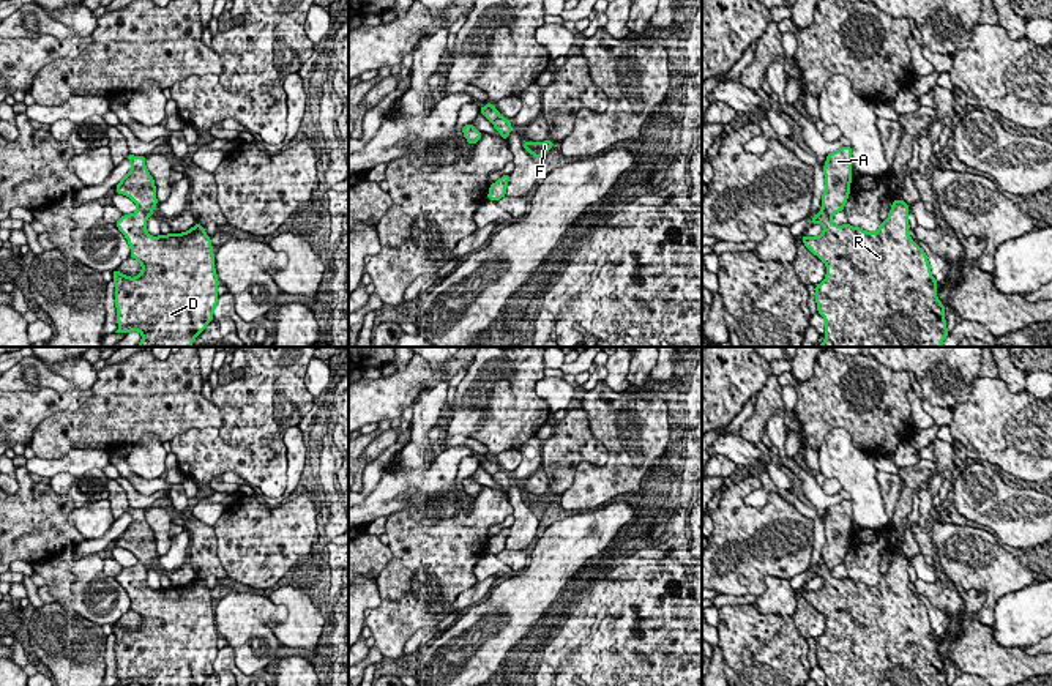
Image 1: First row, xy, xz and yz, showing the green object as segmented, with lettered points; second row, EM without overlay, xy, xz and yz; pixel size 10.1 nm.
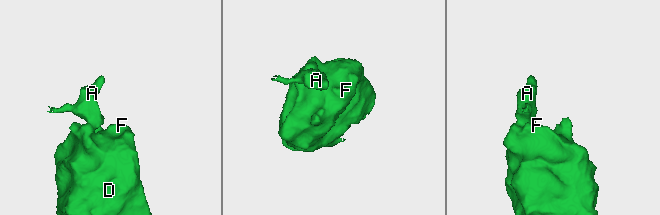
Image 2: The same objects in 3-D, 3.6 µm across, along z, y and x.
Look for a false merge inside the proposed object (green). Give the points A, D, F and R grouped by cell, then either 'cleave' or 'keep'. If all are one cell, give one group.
A / D F R | cleave

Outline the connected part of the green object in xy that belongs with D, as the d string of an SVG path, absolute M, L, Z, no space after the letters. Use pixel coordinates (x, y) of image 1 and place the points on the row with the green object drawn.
M140 210L123 214L115 226L126 237L131 254L142 265L142 271L136 278L121 274L114 270L115 282L115 306L117 306L117 323L120 328L115 333L139 331L142 341L137 347L191 347L194 339L205 330L205 326L215 320L213 312L218 304L218 276L215 270L215 255L211 240L203 230L202 224L196 224L192 229L183 233L169 233L151 237L147 232L147 214Z

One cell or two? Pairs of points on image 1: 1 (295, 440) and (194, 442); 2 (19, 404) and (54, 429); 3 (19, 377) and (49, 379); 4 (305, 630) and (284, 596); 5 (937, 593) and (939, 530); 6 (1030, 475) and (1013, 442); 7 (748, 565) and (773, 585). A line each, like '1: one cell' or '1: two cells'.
1: two cells
2: two cells
3: one cell
4: one cell
5: two cells
6: two cells
7: two cells

